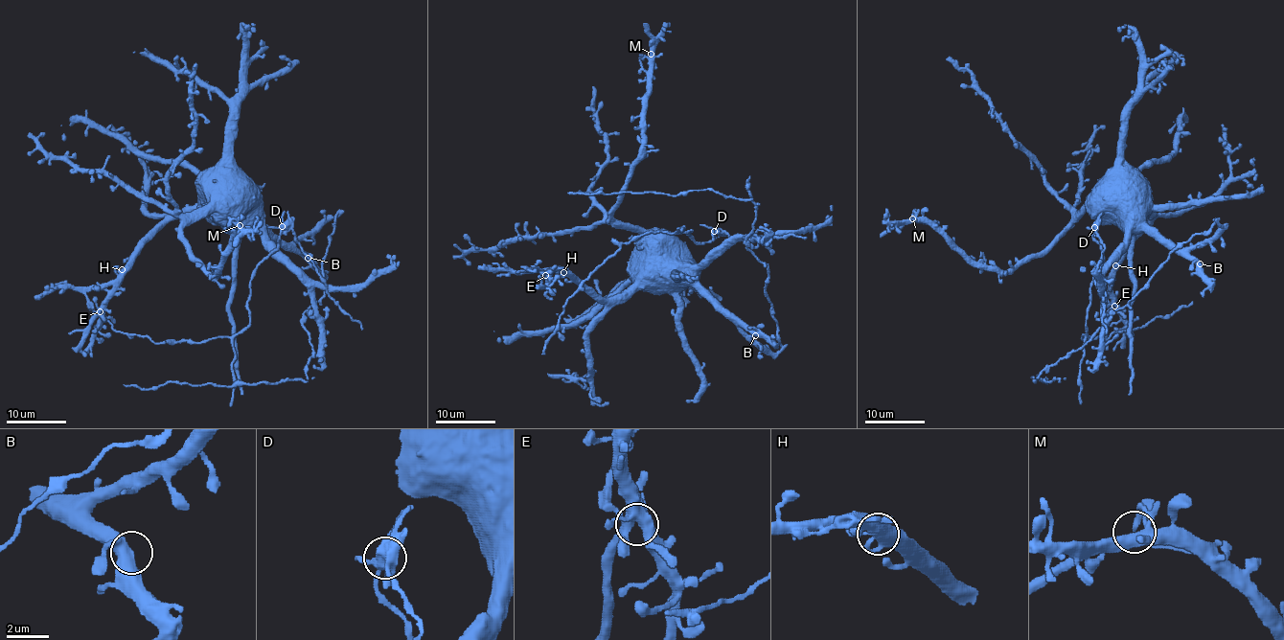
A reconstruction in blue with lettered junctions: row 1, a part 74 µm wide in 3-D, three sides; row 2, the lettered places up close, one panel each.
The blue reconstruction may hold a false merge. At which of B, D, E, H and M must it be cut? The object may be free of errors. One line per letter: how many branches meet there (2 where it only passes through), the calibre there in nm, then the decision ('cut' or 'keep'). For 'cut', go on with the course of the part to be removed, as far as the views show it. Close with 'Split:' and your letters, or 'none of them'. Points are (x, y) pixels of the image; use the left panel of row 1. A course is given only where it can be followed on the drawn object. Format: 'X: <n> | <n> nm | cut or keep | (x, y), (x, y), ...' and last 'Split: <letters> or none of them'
B: 3 | 460 nm | keep
D: 5 | 460 nm | cut | (282, 226), (291, 229), (330, 295), (357, 321), (362, 330)
E: 6 | 550 nm | keep
H: 3 | 480 nm | keep
M: 5 | 440 nm | keep
Split: D

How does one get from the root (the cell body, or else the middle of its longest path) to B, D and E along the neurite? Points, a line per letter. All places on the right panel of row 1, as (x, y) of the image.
B: (1101, 289), (1099, 274), (1134, 231), (1154, 231), (1176, 249), (1183, 251), (1200, 263)
D: (1101, 289), (1097, 288), (1095, 279), (1101, 268), (1103, 244), (1094, 227)
E: (1101, 289), (1100, 269), (1124, 241), (1130, 223), (1145, 213), (1148, 227), (1130, 242), (1114, 274), (1114, 306)

